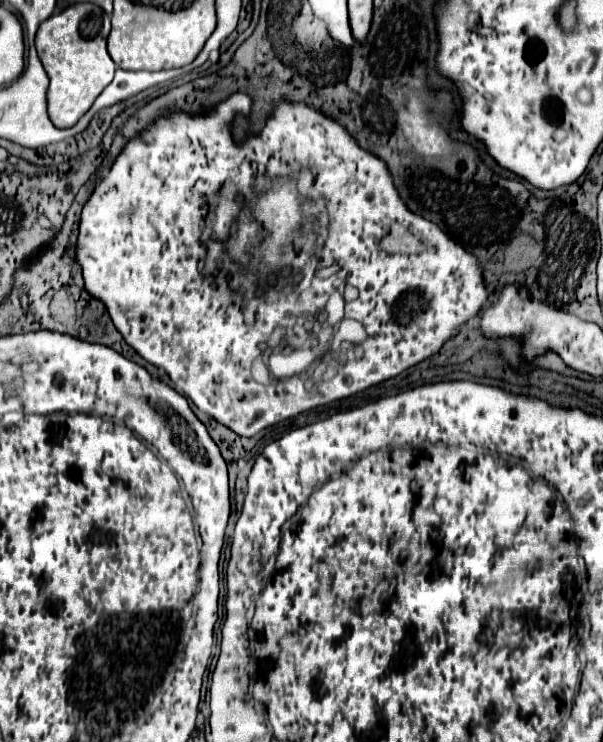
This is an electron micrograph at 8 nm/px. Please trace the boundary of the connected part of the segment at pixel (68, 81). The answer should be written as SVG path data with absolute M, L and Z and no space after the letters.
M72 4L60 14L50 16L36 32L36 52L50 78L48 116L56 128L74 126L94 104L96 96L112 82L116 64L106 50L110 16L96 4Z

